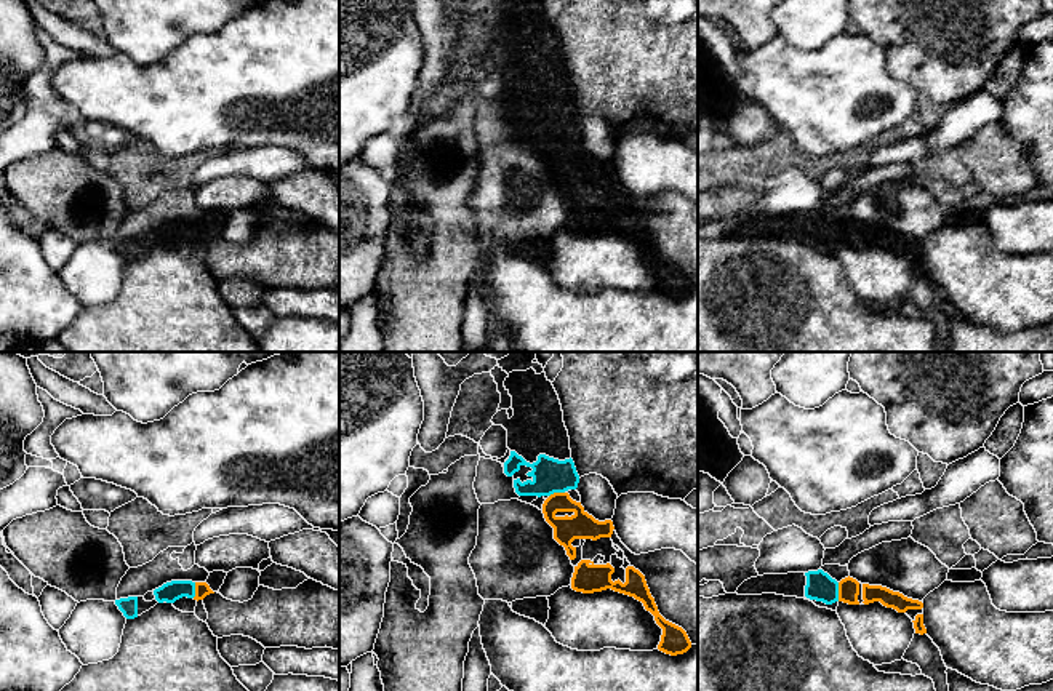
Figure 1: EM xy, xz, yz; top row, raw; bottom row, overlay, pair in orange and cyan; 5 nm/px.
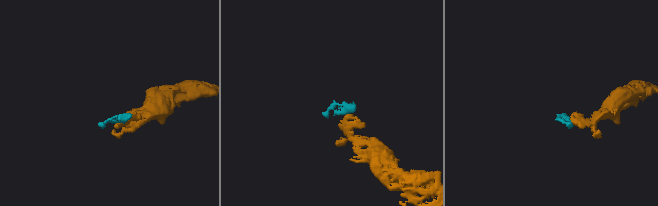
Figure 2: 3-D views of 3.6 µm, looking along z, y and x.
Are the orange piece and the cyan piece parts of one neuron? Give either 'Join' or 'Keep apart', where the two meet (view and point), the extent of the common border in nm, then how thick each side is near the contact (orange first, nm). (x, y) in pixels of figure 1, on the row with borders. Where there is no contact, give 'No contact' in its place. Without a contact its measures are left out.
Join. Touches orange at yz (839, 592). Shared border 100 nm. Thickness 110 nm (orange) against 140 nm

